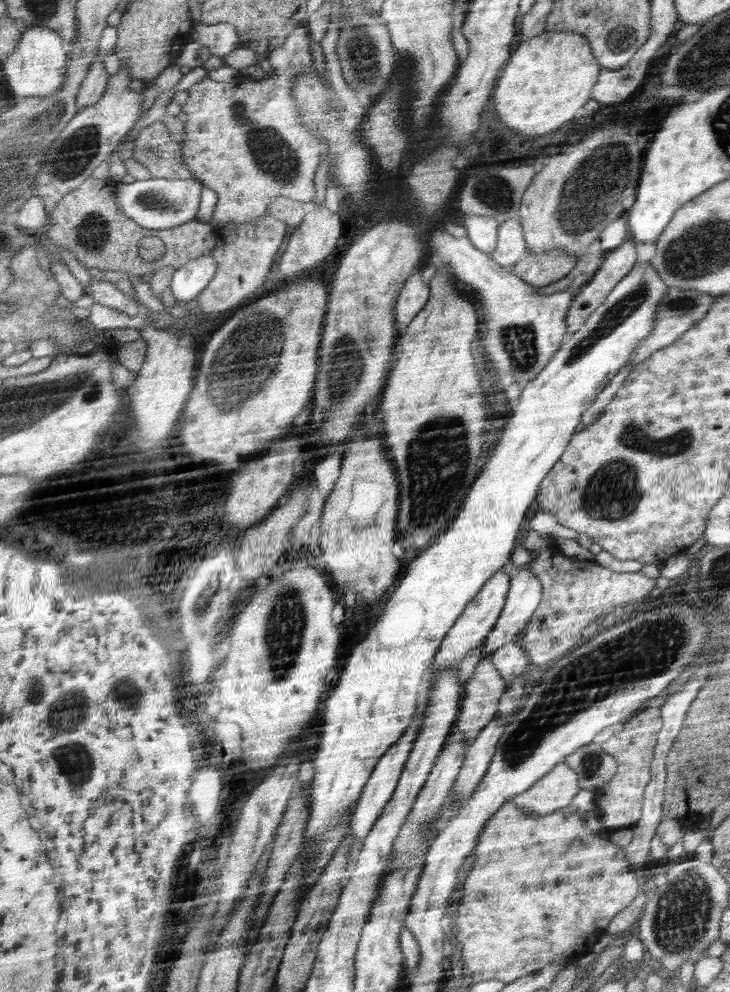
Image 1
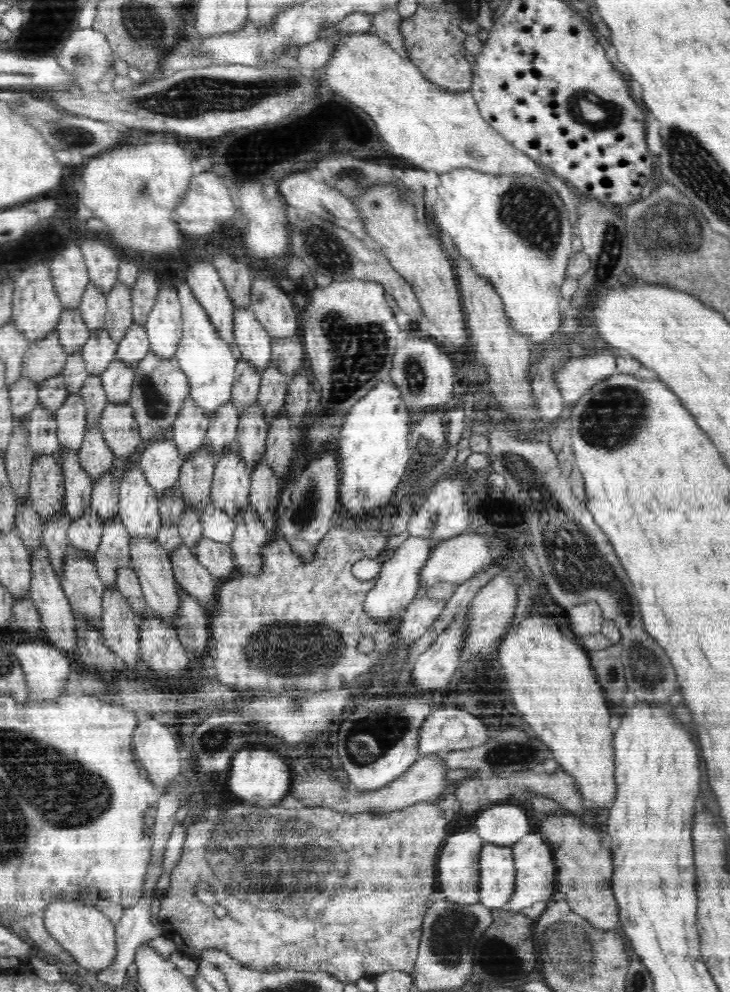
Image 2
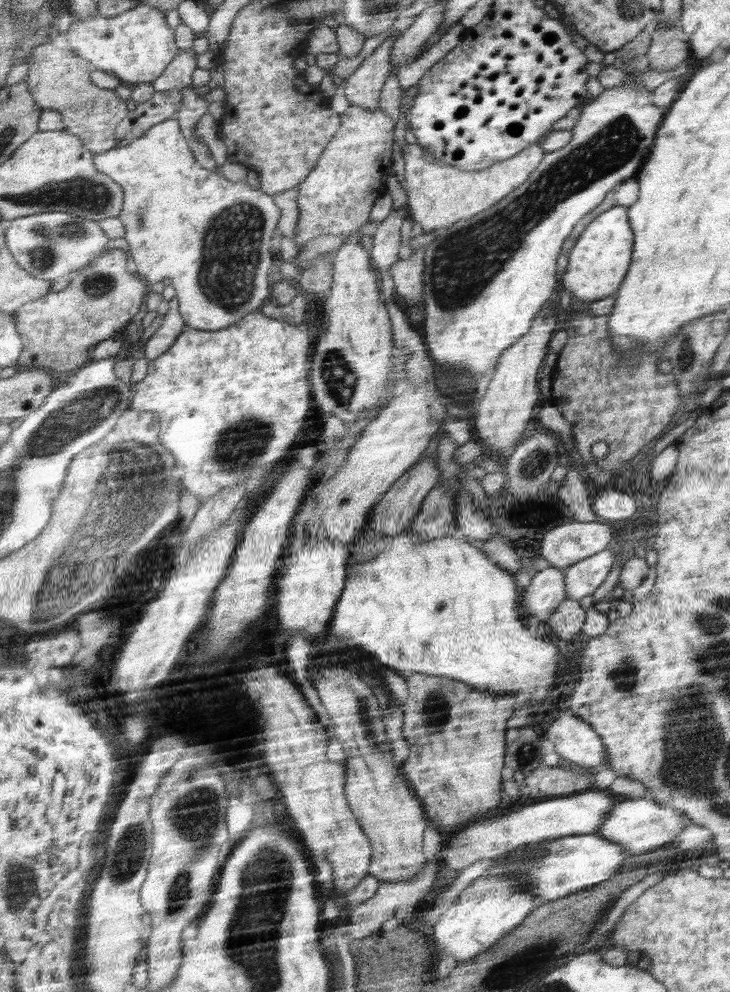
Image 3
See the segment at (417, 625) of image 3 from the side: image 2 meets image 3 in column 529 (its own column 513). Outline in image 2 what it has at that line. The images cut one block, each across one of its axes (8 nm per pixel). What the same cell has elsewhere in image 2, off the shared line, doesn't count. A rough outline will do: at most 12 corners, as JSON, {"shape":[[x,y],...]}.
{"shape":[[526,618],[500,640],[512,702],[582,798],[617,791],[585,648]]}

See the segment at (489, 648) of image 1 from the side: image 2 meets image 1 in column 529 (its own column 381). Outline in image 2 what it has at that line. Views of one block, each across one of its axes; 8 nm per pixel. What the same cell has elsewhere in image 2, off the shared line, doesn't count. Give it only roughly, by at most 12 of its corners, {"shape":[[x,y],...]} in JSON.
{"shape":[[431,541],[389,551],[364,612],[398,621],[415,600]]}

